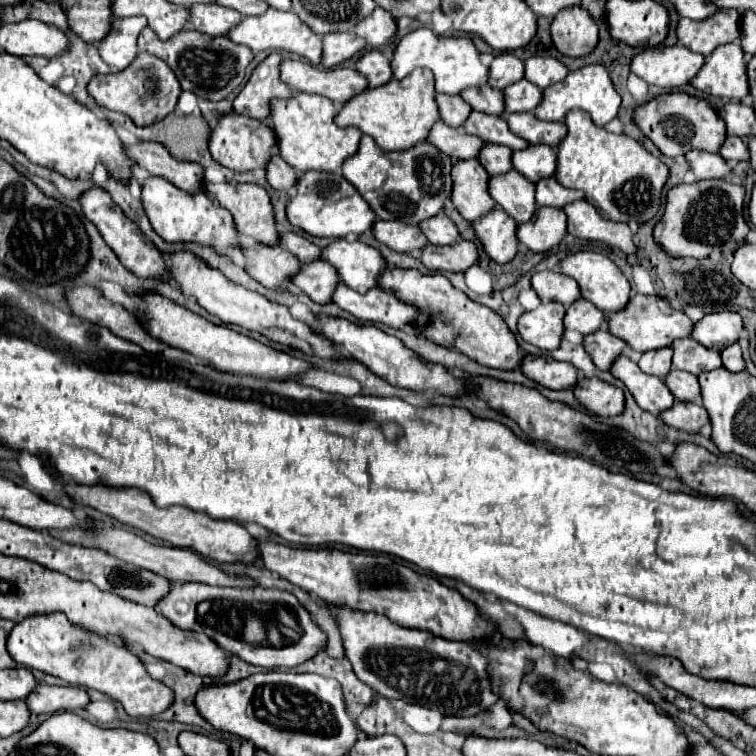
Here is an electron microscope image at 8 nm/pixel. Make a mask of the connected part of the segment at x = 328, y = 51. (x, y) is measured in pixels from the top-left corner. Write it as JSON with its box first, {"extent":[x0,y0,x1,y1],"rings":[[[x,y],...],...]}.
{"extent":[322,32,366,68],"rings":[[[332,32],[322,36],[322,40],[324,40],[322,66],[326,68],[338,66],[366,48],[366,40],[360,40],[360,36],[356,36],[354,32]]]}

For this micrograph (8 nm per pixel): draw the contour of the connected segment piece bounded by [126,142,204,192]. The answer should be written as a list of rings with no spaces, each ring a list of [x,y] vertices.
[[[146,142],[140,146],[126,146],[126,150],[138,166],[146,168],[152,176],[166,178],[180,190],[196,192],[204,186],[204,168],[196,162],[180,162],[172,158],[162,144]]]

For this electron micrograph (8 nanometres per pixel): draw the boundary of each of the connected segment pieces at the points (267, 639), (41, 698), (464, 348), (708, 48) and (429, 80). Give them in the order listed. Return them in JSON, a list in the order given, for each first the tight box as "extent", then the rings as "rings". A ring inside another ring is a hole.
[{"extent":[158,582,328,668],"rings":[[[188,582],[188,584],[172,584],[170,594],[158,604],[162,608],[162,614],[174,624],[184,630],[204,632],[208,638],[212,638],[220,648],[236,654],[240,660],[246,660],[248,664],[262,666],[262,668],[296,668],[304,664],[306,660],[314,658],[320,650],[324,650],[328,636],[320,626],[312,620],[310,612],[296,600],[294,594],[284,590],[266,590],[266,588],[222,588],[222,586],[208,586],[200,582]],[[200,602],[212,602],[212,622],[206,622],[202,616],[198,616],[196,608]]]},{"extent":[26,684,90,714],"rings":[[[40,684],[26,698],[26,702],[30,706],[30,712],[34,712],[34,714],[56,714],[56,712],[64,712],[64,710],[86,708],[90,698],[88,698],[86,690],[82,690],[82,688]]]},{"extent":[380,268,522,370],"rings":[[[388,268],[380,284],[384,290],[390,290],[394,294],[400,294],[400,300],[408,304],[416,304],[422,310],[428,308],[432,312],[434,320],[428,324],[426,338],[440,344],[440,346],[454,346],[456,350],[464,352],[468,358],[476,360],[482,366],[500,368],[500,370],[518,370],[522,364],[522,350],[514,338],[514,334],[508,330],[506,322],[492,312],[490,308],[472,302],[464,292],[456,290],[442,274],[420,274],[418,270],[402,270],[402,268]]]},{"extent":[678,10,742,56],"rings":[[[718,10],[708,20],[688,20],[680,18],[678,22],[678,42],[690,48],[692,52],[710,56],[716,46],[736,42],[740,36],[742,14],[738,10]]]},{"extent":[336,68,440,152],"rings":[[[418,68],[416,72],[408,74],[404,80],[394,78],[384,86],[364,90],[362,94],[346,102],[336,116],[336,124],[340,128],[346,126],[360,128],[364,134],[372,136],[376,144],[386,152],[404,150],[420,142],[426,142],[428,132],[432,130],[432,124],[436,120],[440,120],[440,112],[436,104],[434,76],[424,68]]]}]

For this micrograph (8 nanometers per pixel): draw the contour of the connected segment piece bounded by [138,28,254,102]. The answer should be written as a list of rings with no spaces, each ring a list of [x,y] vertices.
[[[144,28],[138,38],[138,48],[164,60],[176,74],[182,90],[190,90],[200,98],[218,102],[224,100],[234,88],[238,88],[246,78],[246,68],[254,60],[254,52],[228,40],[228,36],[210,38],[196,30],[182,30],[168,42],[160,40],[150,28]]]

